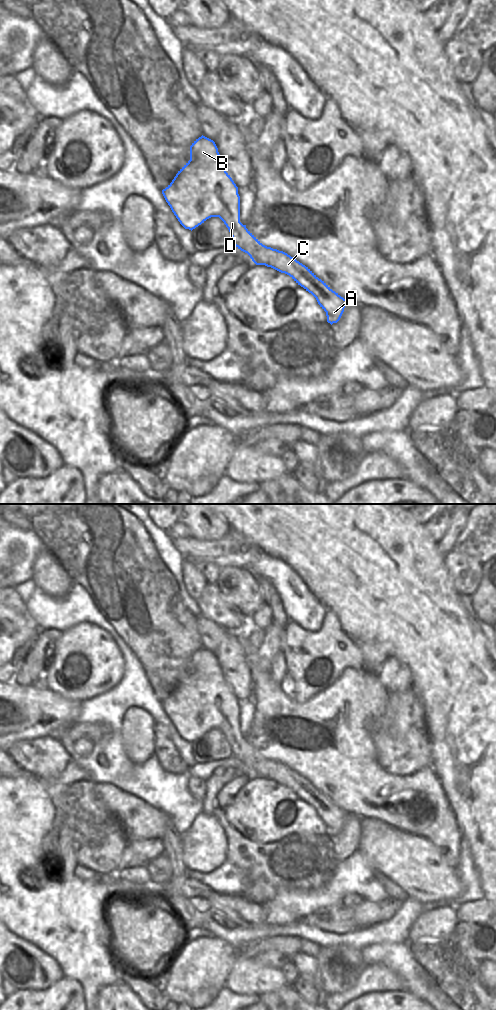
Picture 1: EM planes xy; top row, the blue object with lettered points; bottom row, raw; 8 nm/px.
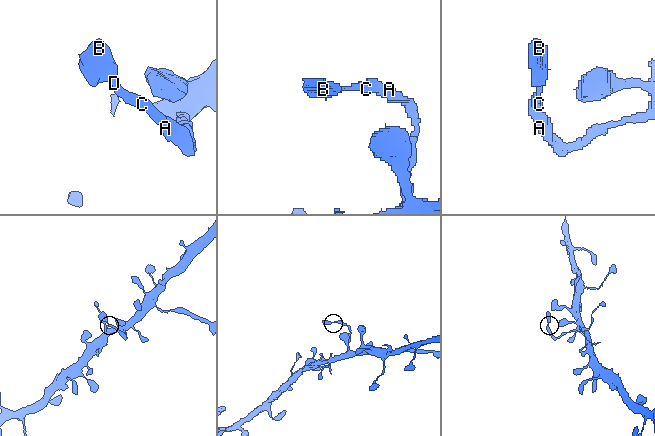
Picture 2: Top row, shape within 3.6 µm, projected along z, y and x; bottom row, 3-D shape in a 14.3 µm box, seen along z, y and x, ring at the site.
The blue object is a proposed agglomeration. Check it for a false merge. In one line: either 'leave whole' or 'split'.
leave whole

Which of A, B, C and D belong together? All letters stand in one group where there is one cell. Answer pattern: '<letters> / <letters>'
A B C D

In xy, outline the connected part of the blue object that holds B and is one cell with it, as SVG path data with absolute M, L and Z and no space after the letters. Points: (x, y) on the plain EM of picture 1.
M205 648L196 651L190 658L190 672L178 683L172 694L162 702L162 706L180 736L193 742L211 729L219 729L228 740L232 755L247 765L256 777L265 777L289 787L298 797L311 805L326 824L327 834L337 835L347 816L347 812L333 803L308 779L283 763L263 757L240 734L240 708L238 699L226 684L215 654Z

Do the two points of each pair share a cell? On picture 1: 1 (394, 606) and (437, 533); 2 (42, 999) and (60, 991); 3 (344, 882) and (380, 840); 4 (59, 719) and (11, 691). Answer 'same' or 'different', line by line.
1: different
2: same
3: different
4: same

